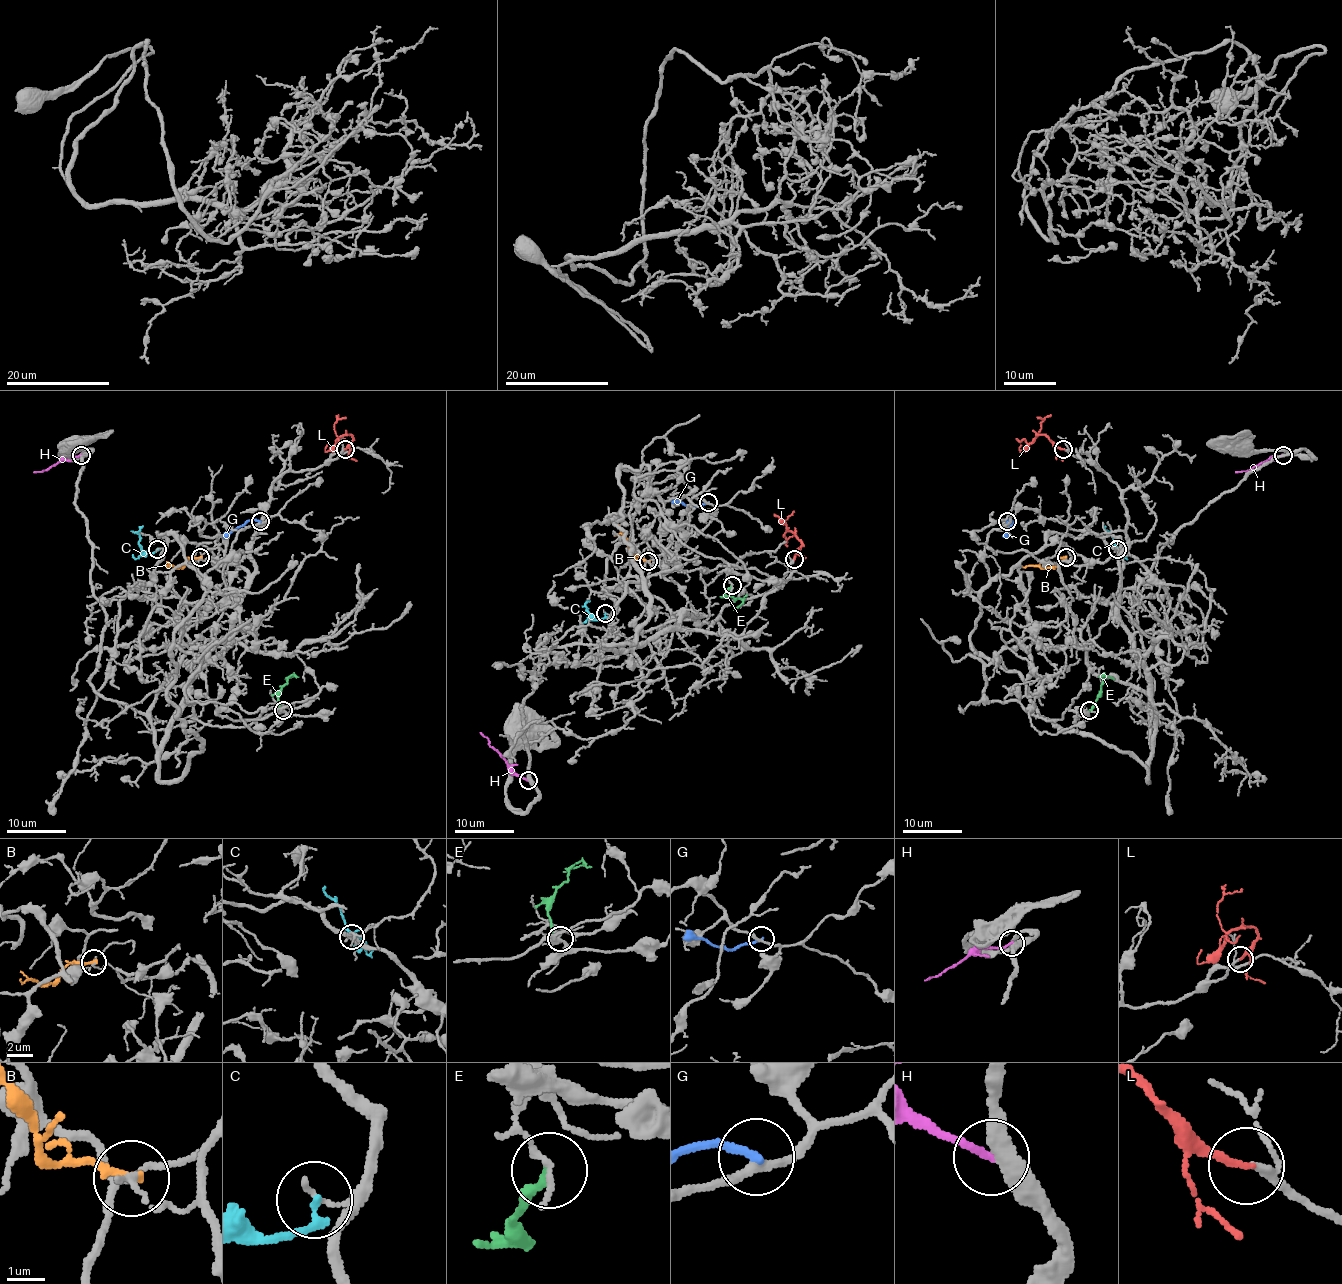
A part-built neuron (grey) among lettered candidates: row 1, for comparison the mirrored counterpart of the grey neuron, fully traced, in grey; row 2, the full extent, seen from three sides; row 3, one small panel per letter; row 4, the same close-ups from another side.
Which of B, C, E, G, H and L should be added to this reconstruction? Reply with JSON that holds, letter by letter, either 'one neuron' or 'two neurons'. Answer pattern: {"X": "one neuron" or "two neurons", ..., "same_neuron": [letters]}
{"B": "two neurons", "C": "two neurons", "E": "two neurons", "G": "two neurons", "H": "two neurons", "L": "one neuron", "same_neuron": ["L"]}

